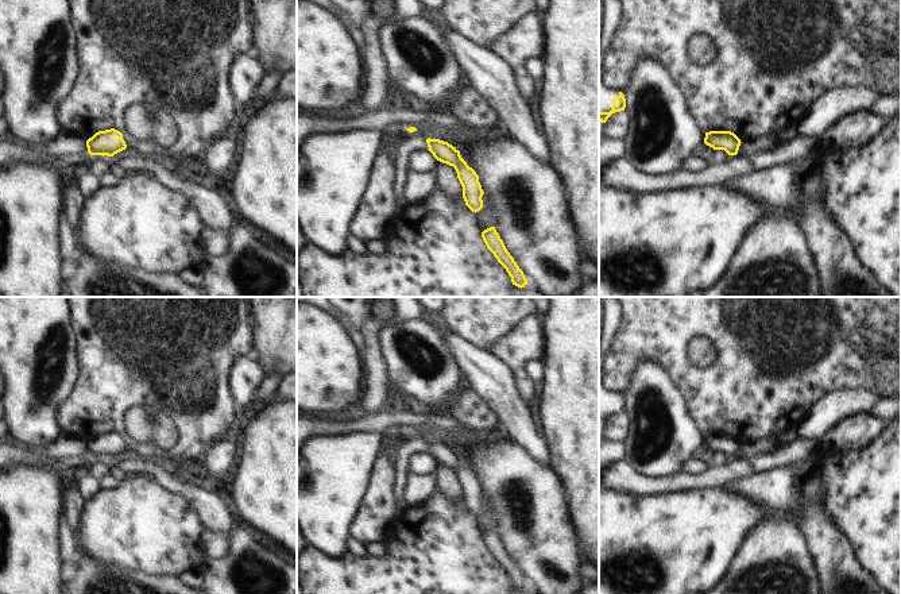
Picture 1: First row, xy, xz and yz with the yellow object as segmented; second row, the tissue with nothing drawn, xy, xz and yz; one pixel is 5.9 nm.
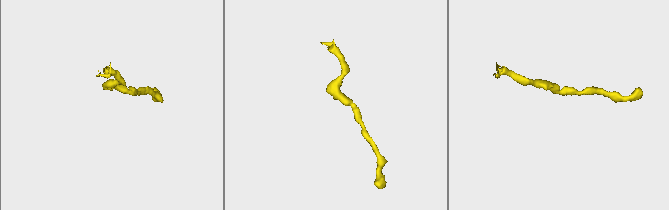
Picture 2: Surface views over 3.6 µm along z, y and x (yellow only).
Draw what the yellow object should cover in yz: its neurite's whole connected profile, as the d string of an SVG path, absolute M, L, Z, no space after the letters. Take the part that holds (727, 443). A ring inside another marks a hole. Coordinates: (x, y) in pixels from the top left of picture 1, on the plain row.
M731 433L705 435L704 446L714 452L724 452L728 458L736 458L740 441Z

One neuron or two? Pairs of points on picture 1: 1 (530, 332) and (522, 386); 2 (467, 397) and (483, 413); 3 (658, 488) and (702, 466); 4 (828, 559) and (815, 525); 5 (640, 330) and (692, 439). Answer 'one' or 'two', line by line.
1: one
2: one
3: two
4: one
5: two

